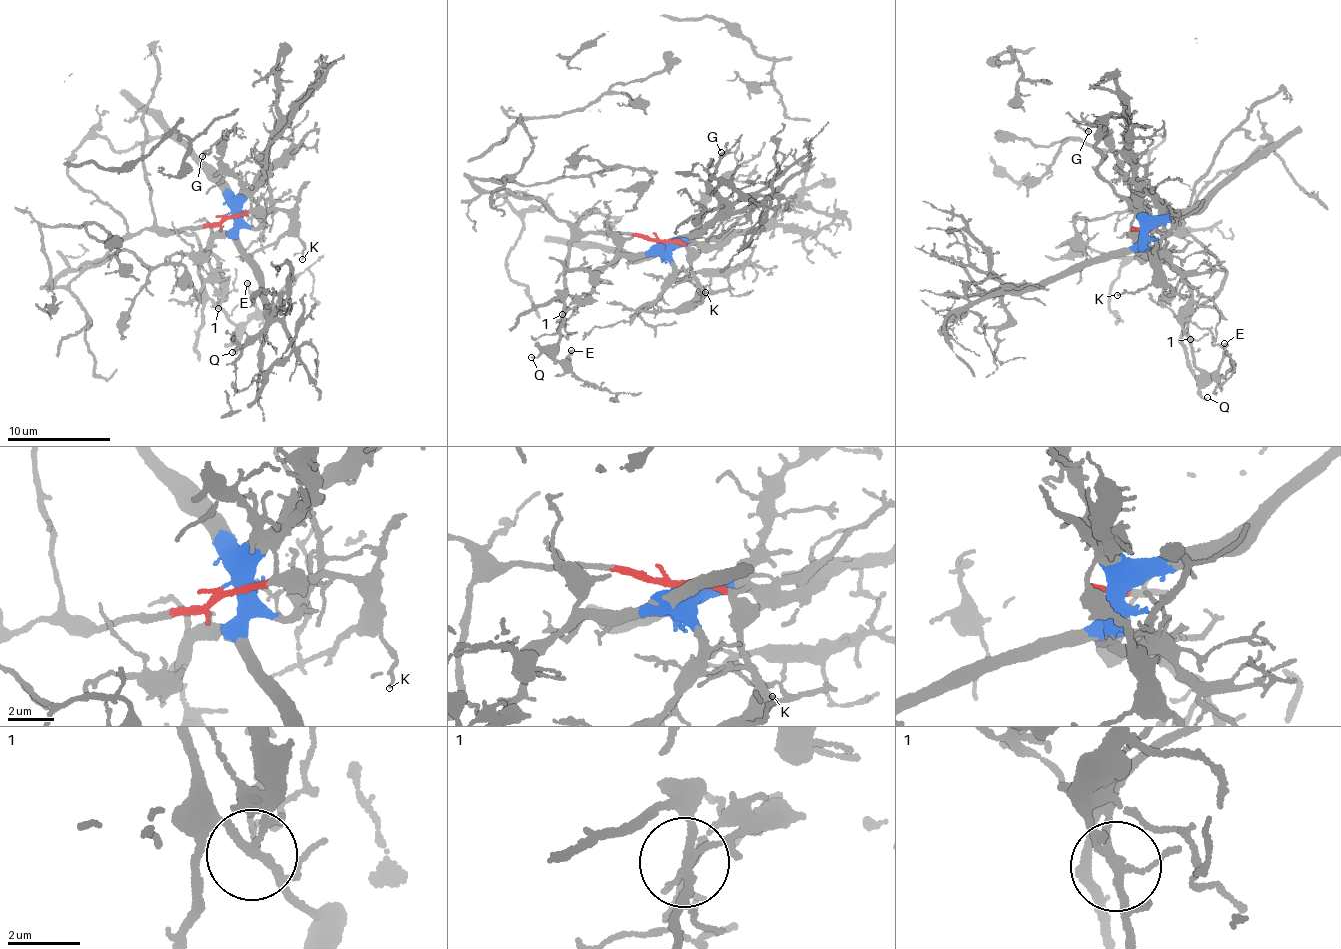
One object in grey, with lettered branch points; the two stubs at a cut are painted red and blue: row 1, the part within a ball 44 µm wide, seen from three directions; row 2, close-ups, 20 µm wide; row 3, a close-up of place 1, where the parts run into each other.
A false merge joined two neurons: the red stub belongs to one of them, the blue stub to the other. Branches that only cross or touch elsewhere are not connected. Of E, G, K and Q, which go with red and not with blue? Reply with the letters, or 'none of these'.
E, K, Q

